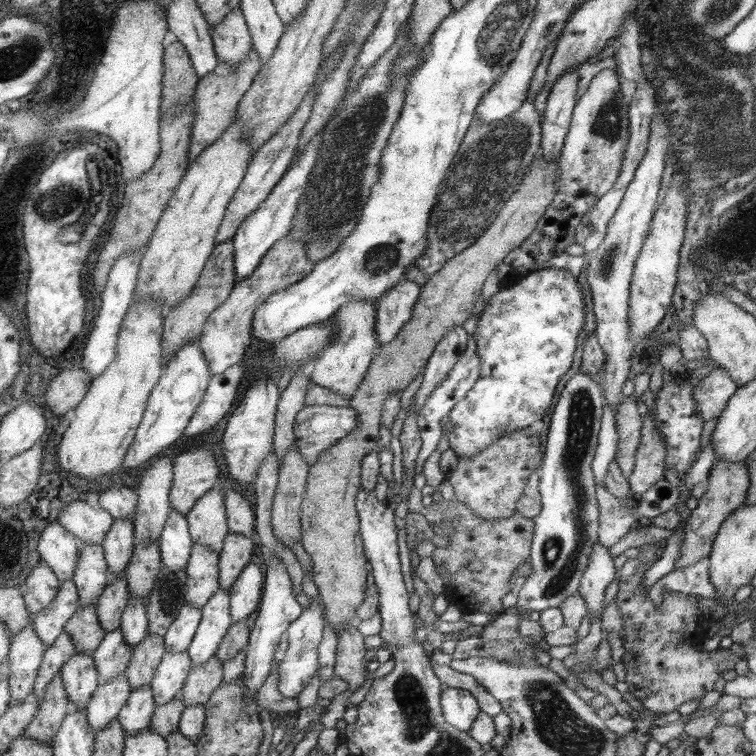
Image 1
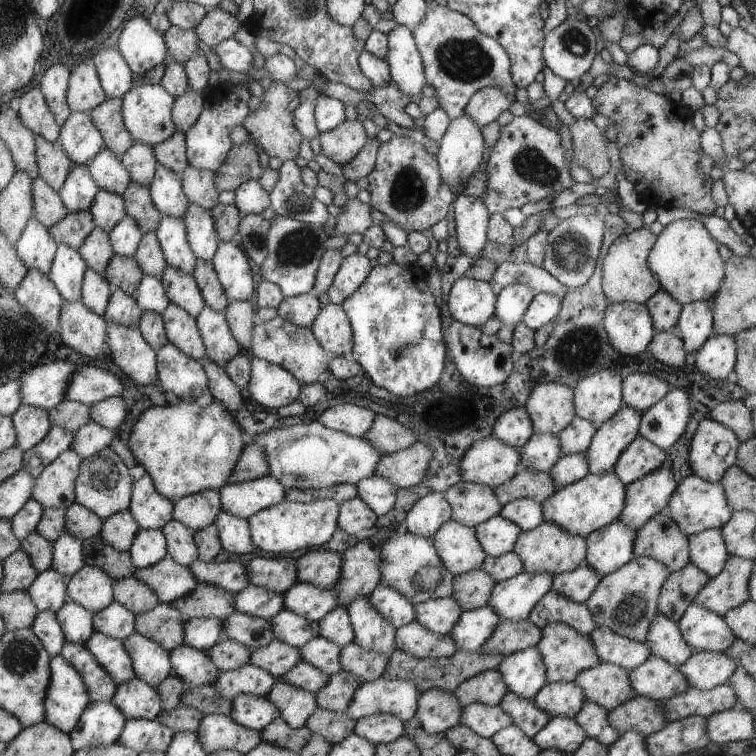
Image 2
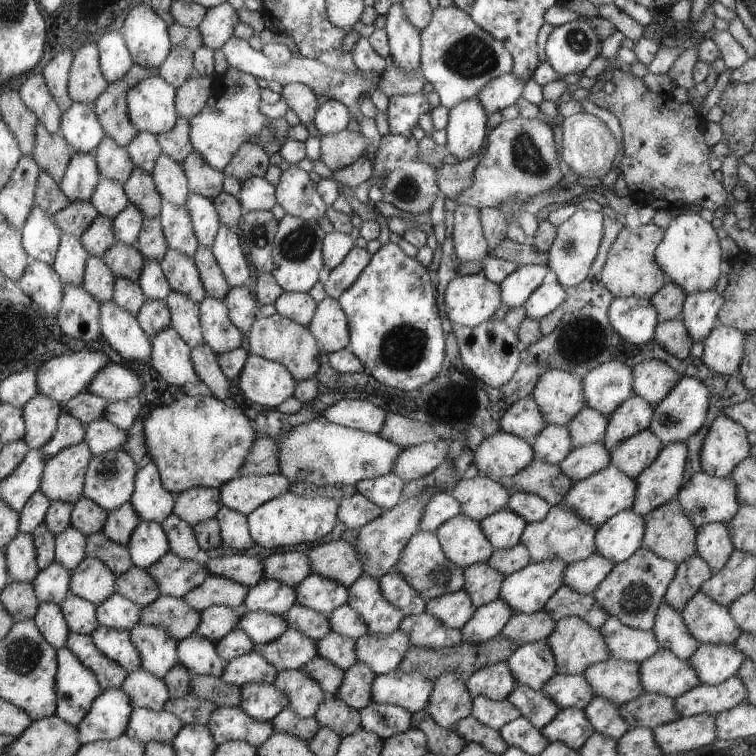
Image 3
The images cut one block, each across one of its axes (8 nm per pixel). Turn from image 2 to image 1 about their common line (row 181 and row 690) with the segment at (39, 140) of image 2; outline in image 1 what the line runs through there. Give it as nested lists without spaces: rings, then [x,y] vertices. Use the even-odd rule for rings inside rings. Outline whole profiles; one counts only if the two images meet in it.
[[[58,673],[55,680],[52,680],[48,688],[44,689],[38,710],[23,734],[52,746],[52,738],[60,730],[60,724],[63,724],[64,718],[76,711],[77,705],[68,699],[62,677]]]

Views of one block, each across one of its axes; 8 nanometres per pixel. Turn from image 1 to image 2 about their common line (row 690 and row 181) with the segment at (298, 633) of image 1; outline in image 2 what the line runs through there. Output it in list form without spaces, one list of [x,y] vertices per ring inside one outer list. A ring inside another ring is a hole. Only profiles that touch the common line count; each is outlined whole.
[[[295,161],[283,162],[277,170],[280,180],[269,192],[271,206],[278,217],[322,227],[329,215],[327,206],[314,197],[313,188],[303,184],[301,169]]]

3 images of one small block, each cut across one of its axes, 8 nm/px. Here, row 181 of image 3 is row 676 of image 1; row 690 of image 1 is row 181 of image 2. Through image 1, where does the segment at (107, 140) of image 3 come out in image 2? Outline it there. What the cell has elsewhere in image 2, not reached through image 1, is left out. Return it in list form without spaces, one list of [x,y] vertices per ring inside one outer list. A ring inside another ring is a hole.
[[[106,148],[96,156],[87,169],[100,189],[121,197],[131,183],[130,173],[121,157]]]

